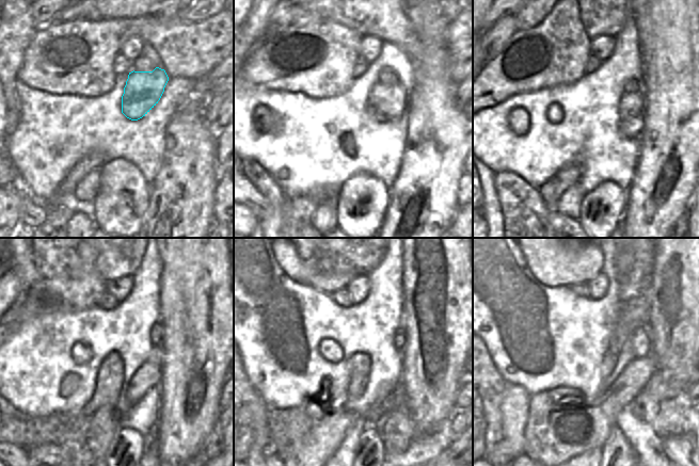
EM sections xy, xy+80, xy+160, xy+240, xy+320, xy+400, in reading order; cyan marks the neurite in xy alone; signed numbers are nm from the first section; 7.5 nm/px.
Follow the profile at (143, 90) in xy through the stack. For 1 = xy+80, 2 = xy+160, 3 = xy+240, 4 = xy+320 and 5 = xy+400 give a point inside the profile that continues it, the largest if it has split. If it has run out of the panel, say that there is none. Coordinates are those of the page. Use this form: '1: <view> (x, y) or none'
1: xy+80 (385, 102)
2: xy+160 (631, 105)
3: xy+240 (149, 374)
4: xy+320 (346, 454)
5: xy+400 (593, 454)

